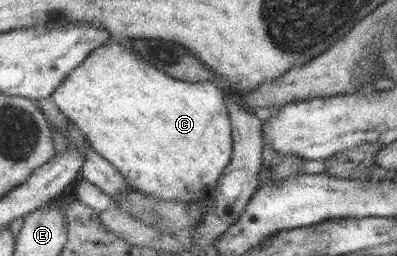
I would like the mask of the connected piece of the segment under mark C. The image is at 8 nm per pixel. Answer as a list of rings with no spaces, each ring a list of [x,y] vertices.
[[[111,38],[104,41],[102,45],[98,45],[94,51],[90,51],[86,55],[86,59],[82,63],[78,63],[78,67],[74,67],[64,77],[64,81],[50,93],[49,99],[60,110],[60,113],[84,134],[84,138],[88,141],[90,147],[121,174],[130,188],[134,188],[156,200],[177,200],[182,204],[195,204],[202,214],[208,211],[208,207],[213,203],[214,195],[217,194],[217,180],[221,177],[222,171],[232,157],[231,125],[224,92],[220,91],[214,83],[211,81],[188,83],[187,81],[174,79],[163,71],[152,67],[144,59],[140,59],[130,47],[120,45]]]

